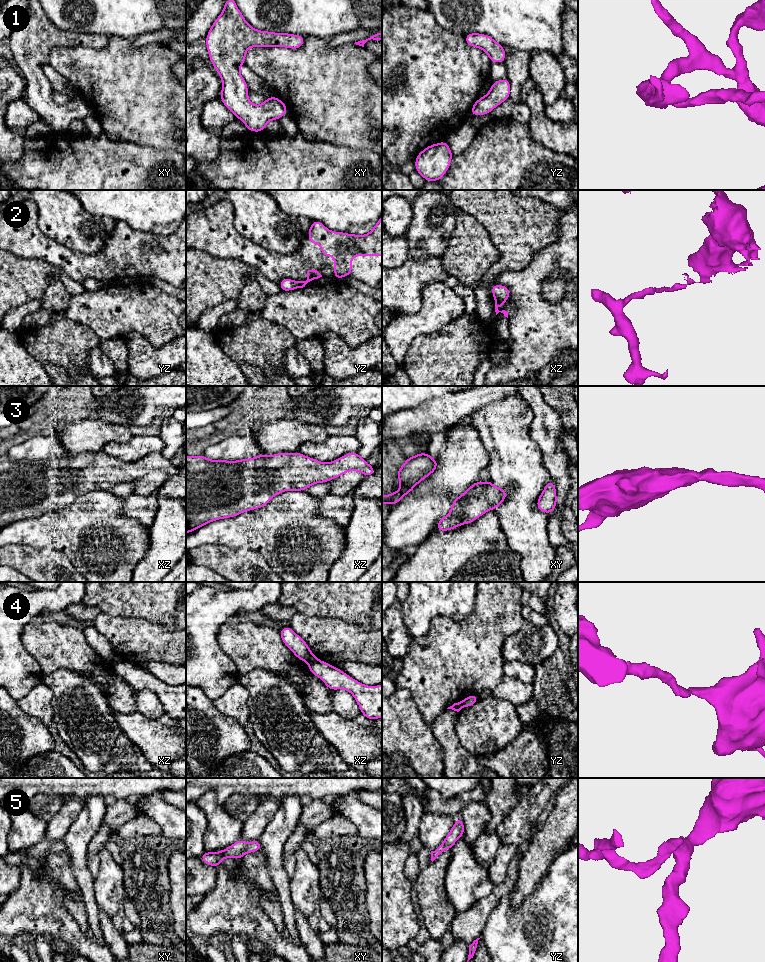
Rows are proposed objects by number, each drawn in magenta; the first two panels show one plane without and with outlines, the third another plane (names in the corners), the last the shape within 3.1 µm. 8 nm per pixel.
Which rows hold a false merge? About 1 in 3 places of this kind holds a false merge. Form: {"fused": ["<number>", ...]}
{"fused": ["2", "4"]}

